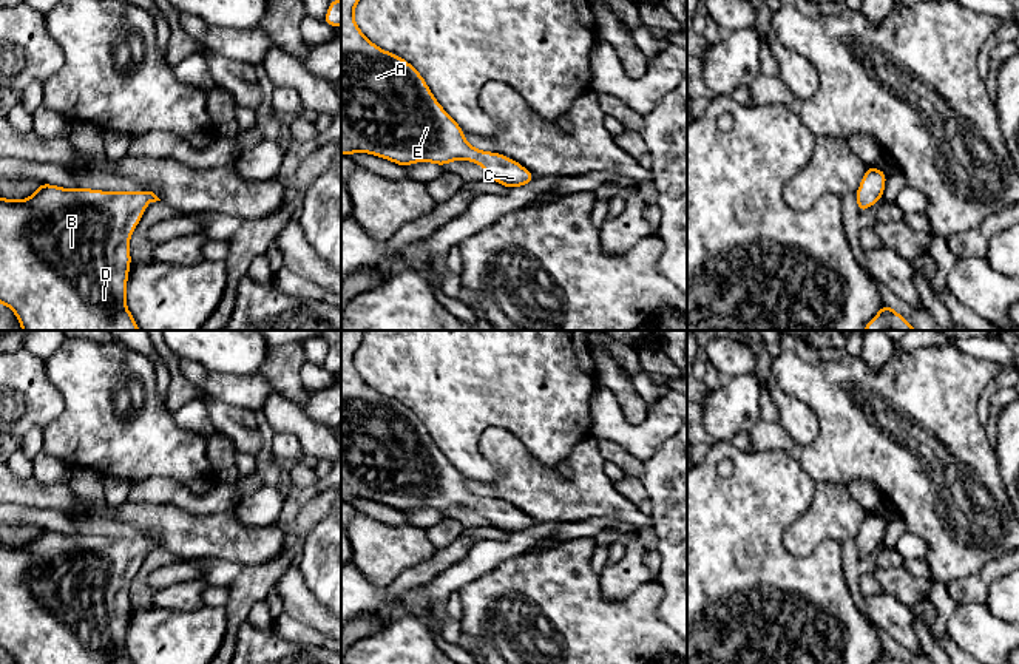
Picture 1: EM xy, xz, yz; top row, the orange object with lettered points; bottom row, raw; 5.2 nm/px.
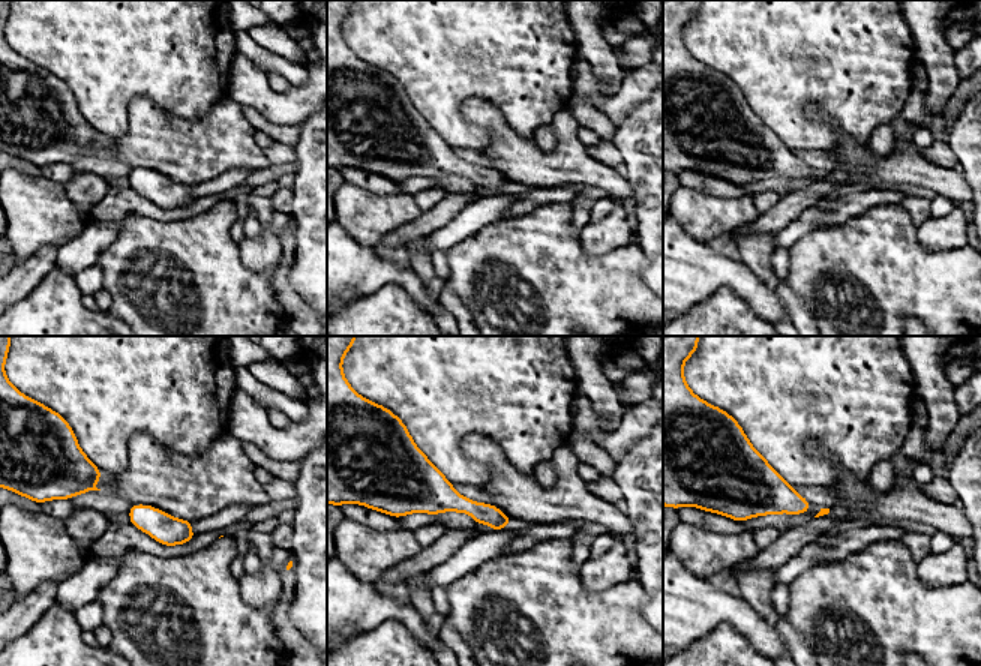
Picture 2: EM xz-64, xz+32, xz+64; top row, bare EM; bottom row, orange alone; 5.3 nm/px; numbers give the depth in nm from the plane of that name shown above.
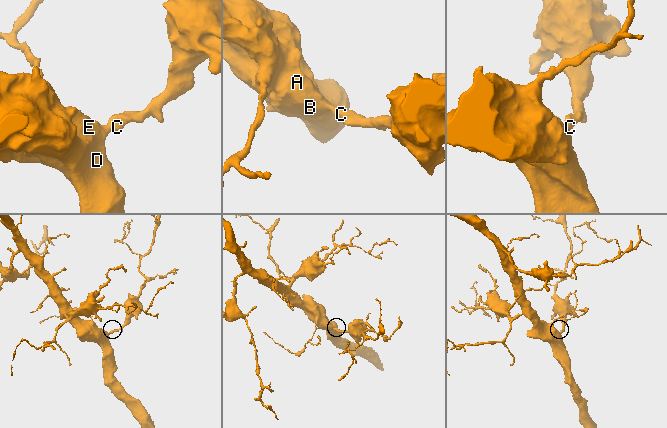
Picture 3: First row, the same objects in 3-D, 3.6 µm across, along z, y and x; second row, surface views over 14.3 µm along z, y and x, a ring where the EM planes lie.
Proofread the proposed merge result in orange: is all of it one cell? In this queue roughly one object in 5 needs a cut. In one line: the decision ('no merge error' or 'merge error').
no merge error

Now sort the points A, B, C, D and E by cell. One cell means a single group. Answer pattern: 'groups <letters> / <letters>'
groups A B C D E

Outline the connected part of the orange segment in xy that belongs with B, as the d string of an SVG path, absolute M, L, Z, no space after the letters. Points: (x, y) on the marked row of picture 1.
M46 182L26 199L0 196L0 303L15 313L22 330L140 330L127 307L130 238L147 204L156 201L150 190L110 193Z

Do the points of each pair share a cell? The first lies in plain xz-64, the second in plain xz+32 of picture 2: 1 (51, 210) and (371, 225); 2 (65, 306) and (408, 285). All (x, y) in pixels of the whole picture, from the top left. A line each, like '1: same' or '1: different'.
1: same
2: different

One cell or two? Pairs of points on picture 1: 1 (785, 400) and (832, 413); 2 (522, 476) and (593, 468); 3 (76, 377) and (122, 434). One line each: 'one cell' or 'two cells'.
1: two cells
2: one cell
3: one cell

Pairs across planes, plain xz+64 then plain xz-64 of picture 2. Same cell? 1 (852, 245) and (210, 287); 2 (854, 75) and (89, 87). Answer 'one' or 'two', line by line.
1: one
2: one

